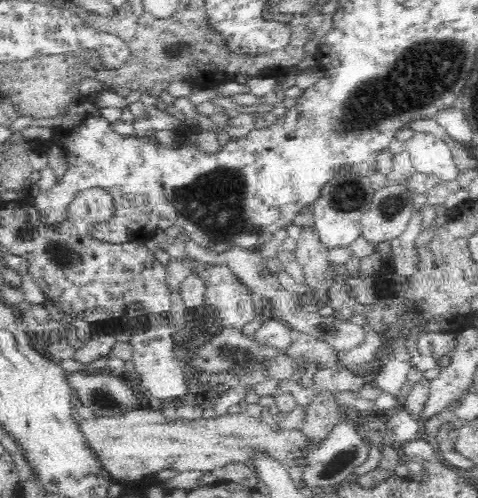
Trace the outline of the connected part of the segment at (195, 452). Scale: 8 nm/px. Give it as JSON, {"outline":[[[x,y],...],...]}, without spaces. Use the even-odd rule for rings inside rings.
{"outline":[[[148,406],[136,408],[126,414],[99,417],[94,416],[84,420],[79,420],[81,431],[90,448],[96,452],[98,459],[102,461],[105,469],[111,473],[113,480],[140,481],[155,475],[162,470],[176,470],[180,472],[213,472],[220,468],[226,468],[232,462],[249,464],[256,458],[256,454],[263,454],[267,458],[283,464],[287,468],[290,466],[305,466],[308,455],[312,450],[312,439],[304,434],[302,428],[293,430],[279,430],[274,425],[262,422],[258,418],[236,413],[213,418],[200,417],[195,420],[186,420],[180,417],[168,419],[164,417],[161,410],[152,410]]]}

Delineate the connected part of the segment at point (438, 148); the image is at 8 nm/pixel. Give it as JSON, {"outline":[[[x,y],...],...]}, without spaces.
{"outline":[[[415,132],[414,138],[405,143],[405,150],[410,152],[412,164],[418,172],[440,176],[440,182],[452,182],[459,178],[447,140],[440,140],[429,133]]]}

